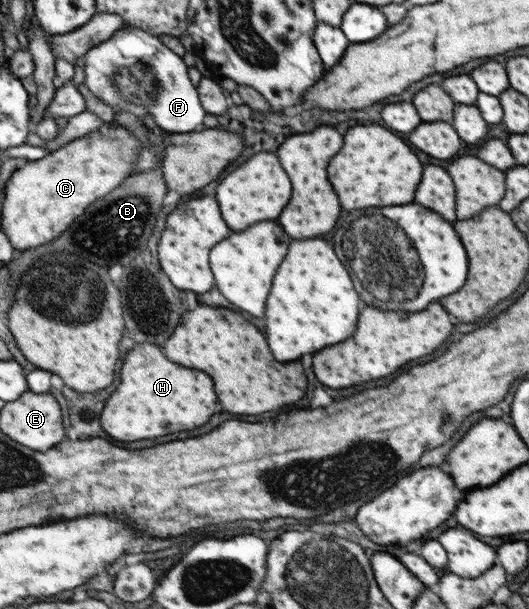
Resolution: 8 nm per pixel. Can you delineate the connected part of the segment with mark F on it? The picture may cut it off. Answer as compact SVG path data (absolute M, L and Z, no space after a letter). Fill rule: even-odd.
M123 26L108 40L93 46L84 56L85 84L90 92L102 102L110 105L118 114L125 110L144 120L145 114L152 114L161 130L168 133L187 133L202 127L205 114L201 100L188 74L188 67L181 56L170 50L158 37L144 29Z

